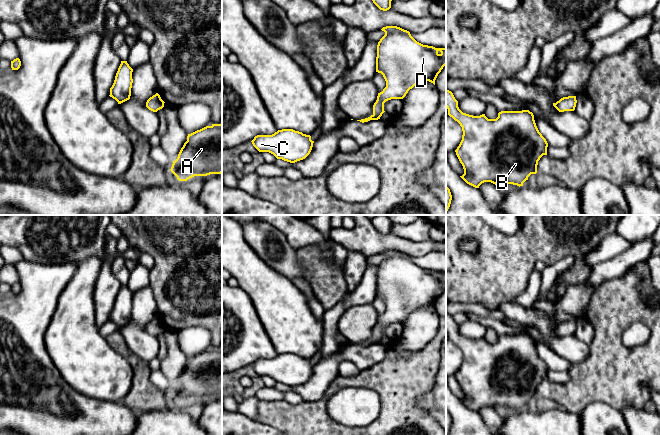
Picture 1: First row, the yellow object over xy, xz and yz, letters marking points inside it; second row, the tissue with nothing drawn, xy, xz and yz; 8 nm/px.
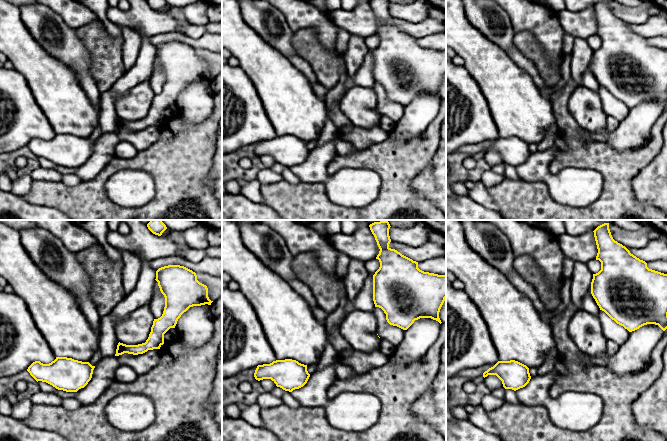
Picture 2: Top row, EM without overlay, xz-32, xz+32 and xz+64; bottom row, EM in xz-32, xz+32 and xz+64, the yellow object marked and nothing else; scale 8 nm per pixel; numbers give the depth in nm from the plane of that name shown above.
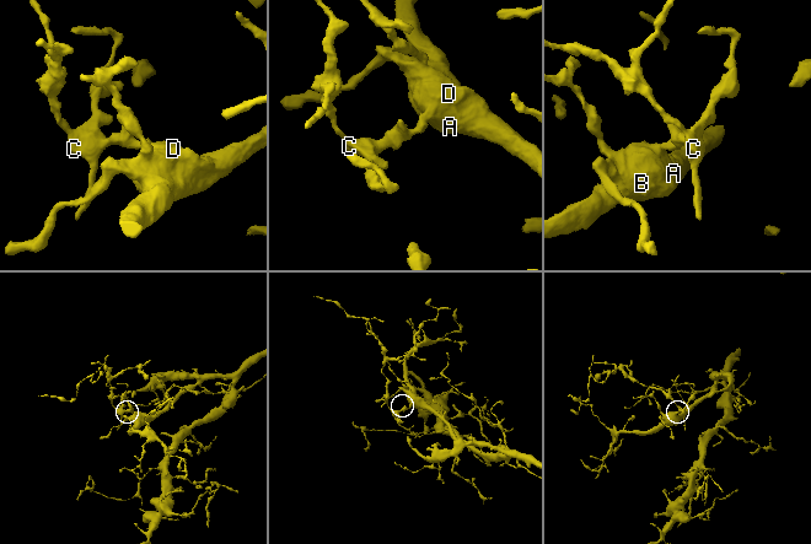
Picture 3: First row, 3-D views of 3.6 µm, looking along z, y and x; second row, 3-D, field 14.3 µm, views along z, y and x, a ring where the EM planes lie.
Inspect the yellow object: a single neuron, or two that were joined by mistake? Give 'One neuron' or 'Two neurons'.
One neuron

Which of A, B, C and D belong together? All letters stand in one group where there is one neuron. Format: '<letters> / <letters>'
A B C D

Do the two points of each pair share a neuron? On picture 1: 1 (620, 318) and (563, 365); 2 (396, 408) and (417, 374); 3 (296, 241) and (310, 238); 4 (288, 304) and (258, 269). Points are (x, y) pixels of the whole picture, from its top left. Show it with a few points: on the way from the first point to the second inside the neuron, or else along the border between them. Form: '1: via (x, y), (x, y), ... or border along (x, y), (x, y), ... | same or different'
1: border along (572, 363), (566, 370) | different
2: via (400, 400), (400, 391), (409, 382) | same
3: via (299, 238), (307, 238) | same
4: via (279, 295), (262, 278) | same

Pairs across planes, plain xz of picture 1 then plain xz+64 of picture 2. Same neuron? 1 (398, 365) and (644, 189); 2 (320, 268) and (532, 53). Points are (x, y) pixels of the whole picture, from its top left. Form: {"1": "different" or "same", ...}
{"1": "different", "2": "same"}

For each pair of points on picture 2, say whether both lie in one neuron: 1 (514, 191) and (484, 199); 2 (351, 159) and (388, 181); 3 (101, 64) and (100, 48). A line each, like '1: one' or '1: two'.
1: two
2: one
3: one

